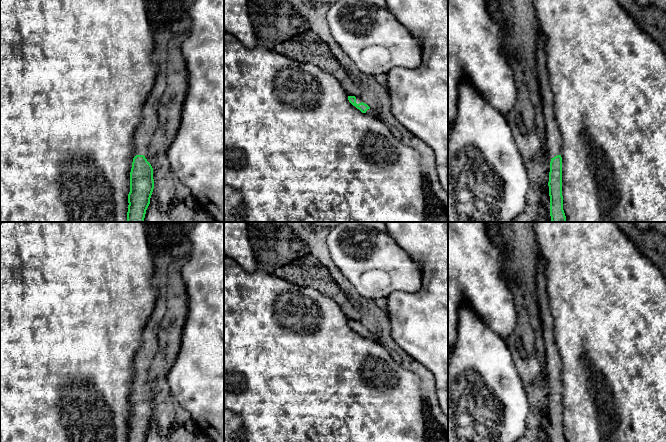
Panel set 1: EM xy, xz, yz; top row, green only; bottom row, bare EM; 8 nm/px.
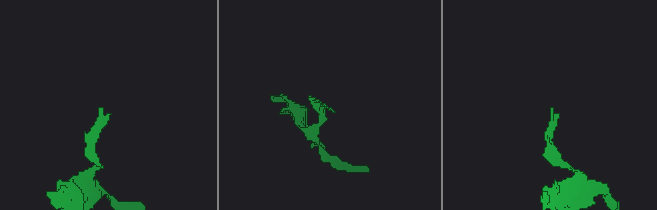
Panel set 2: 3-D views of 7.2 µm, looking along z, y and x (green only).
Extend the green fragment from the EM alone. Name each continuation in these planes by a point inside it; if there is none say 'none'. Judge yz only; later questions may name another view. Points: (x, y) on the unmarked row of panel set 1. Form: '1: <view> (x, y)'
1: yz (553, 360)

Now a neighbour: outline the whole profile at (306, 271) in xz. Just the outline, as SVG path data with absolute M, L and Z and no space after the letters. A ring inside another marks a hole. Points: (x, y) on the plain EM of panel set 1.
M306 252L294 261L278 268L274 275L296 286L320 291L341 307L348 320L360 320L361 314L349 302L329 270L310 253Z

